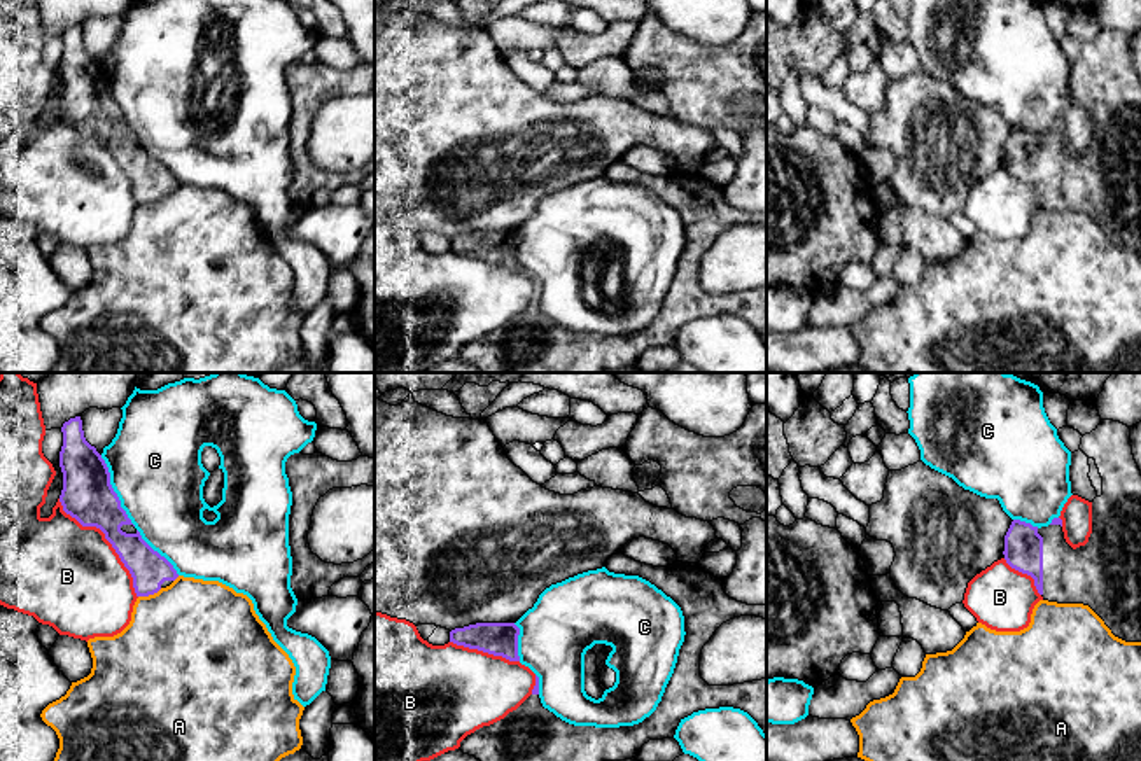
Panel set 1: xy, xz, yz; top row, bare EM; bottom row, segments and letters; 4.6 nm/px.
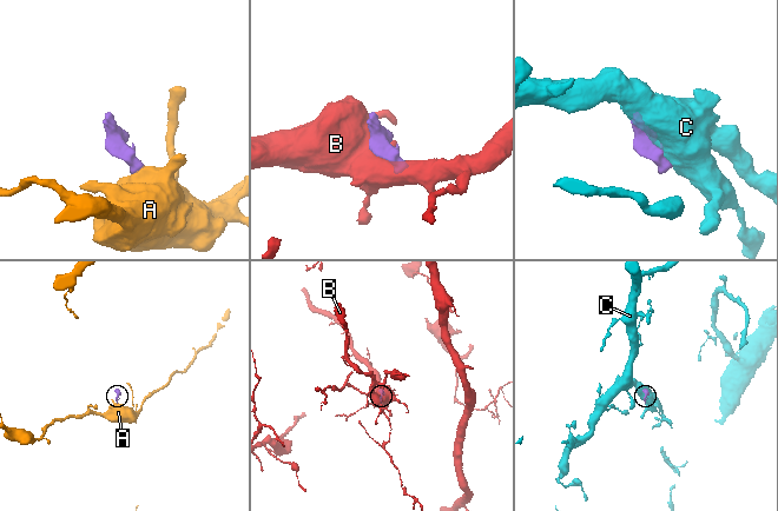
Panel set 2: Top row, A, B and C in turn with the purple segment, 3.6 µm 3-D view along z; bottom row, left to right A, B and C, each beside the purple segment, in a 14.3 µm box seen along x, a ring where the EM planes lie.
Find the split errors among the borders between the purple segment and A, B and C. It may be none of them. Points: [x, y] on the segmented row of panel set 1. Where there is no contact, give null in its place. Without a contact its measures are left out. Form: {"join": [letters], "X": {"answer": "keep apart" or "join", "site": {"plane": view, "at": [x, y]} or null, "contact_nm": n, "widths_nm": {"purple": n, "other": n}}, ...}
{"join": [], "A": {"answer": "keep apart", "site": {"plane": "xy", "at": [149, 593]}, "contact_nm": 120, "widths_nm": {"purple": 170, "other": 480}}, "B": {"answer": "keep apart", "site": {"plane": "xy", "at": [107, 539]}, "contact_nm": 600, "widths_nm": {"purple": 240, "other": 480}}, "C": {"answer": "keep apart", "site": {"plane": "xy", "at": [112, 490]}, "contact_nm": 360, "widths_nm": {"purple": 240, "other": 440}}}

